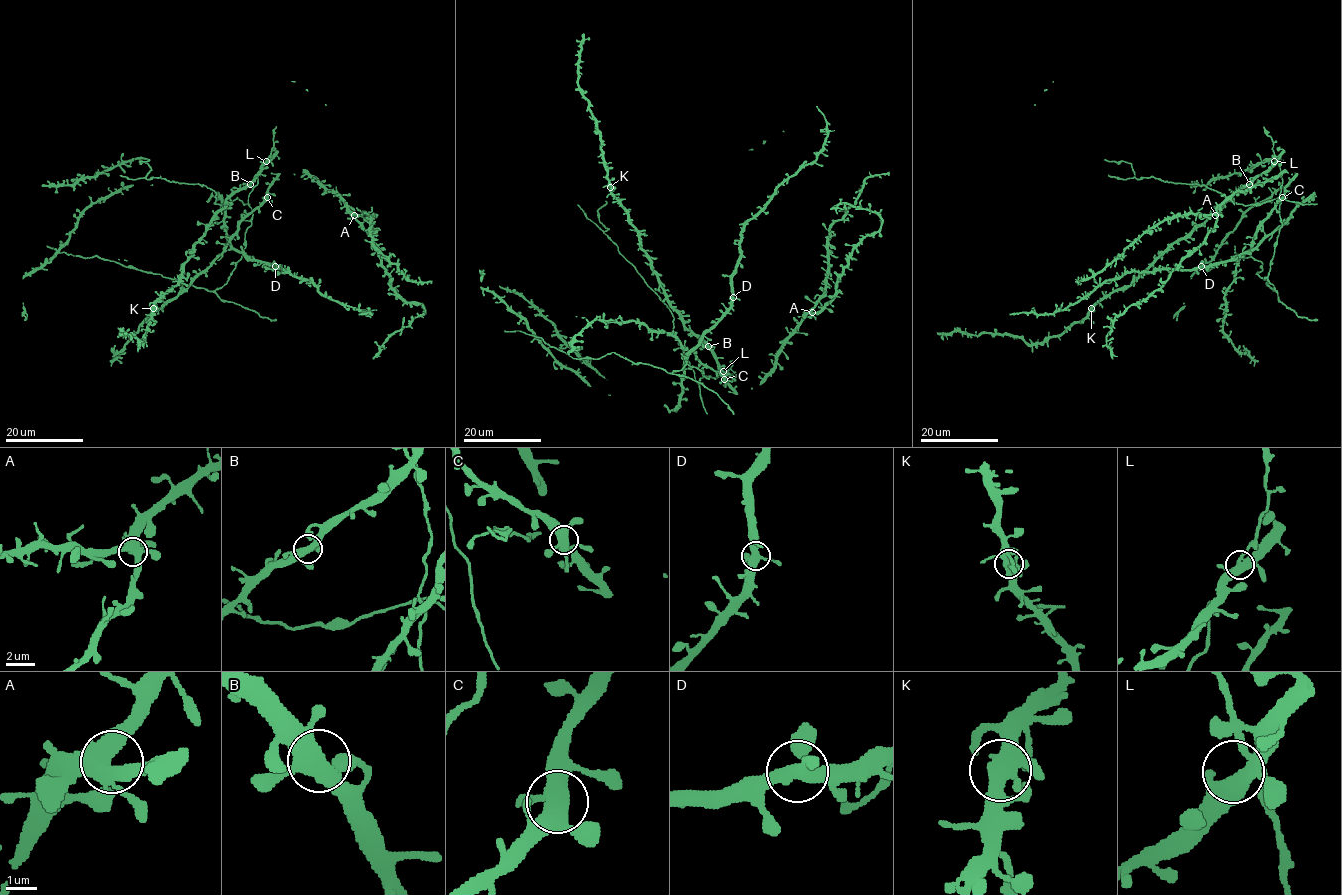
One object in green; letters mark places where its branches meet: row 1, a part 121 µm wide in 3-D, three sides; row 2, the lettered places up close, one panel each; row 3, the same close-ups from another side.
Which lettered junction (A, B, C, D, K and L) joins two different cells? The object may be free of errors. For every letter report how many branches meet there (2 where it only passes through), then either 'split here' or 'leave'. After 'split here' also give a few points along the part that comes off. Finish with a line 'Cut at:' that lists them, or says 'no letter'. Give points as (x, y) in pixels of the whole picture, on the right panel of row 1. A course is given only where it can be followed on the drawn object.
A: 5 branches meet; leave
B: 4 branches meet; leave
C: 4 branches meet; leave
D: 4 branches meet; leave
K: 4 branches meet; leave
L: 4 branches meet; leave
Cut at: no letter

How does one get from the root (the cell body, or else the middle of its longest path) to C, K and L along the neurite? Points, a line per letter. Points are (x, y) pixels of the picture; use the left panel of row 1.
C: (245, 230), (251, 224), (252, 210), (267, 197)
K: (245, 230), (252, 218), (248, 194), (264, 163), (212, 218), (194, 244), (182, 278), (152, 308)
L: (245, 230), (252, 218), (248, 194), (266, 161)

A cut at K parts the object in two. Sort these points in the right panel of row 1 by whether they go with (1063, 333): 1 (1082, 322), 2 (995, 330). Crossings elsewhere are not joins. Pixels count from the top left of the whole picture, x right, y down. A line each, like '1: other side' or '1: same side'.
1: same side
2: same side

